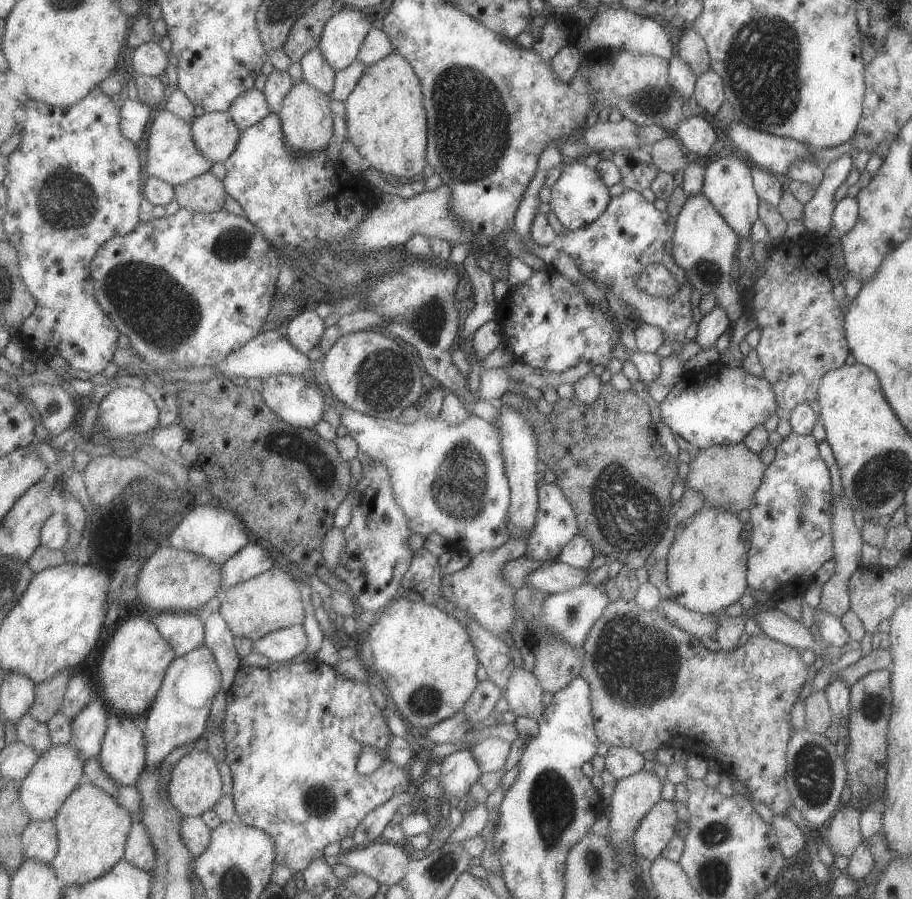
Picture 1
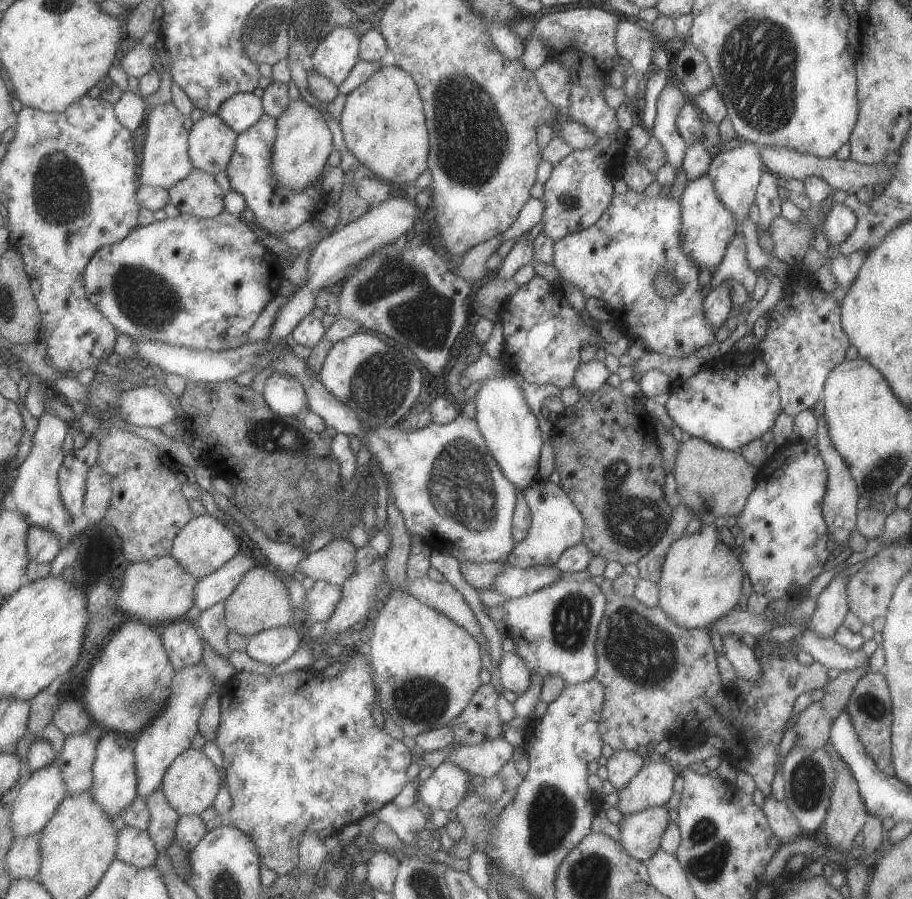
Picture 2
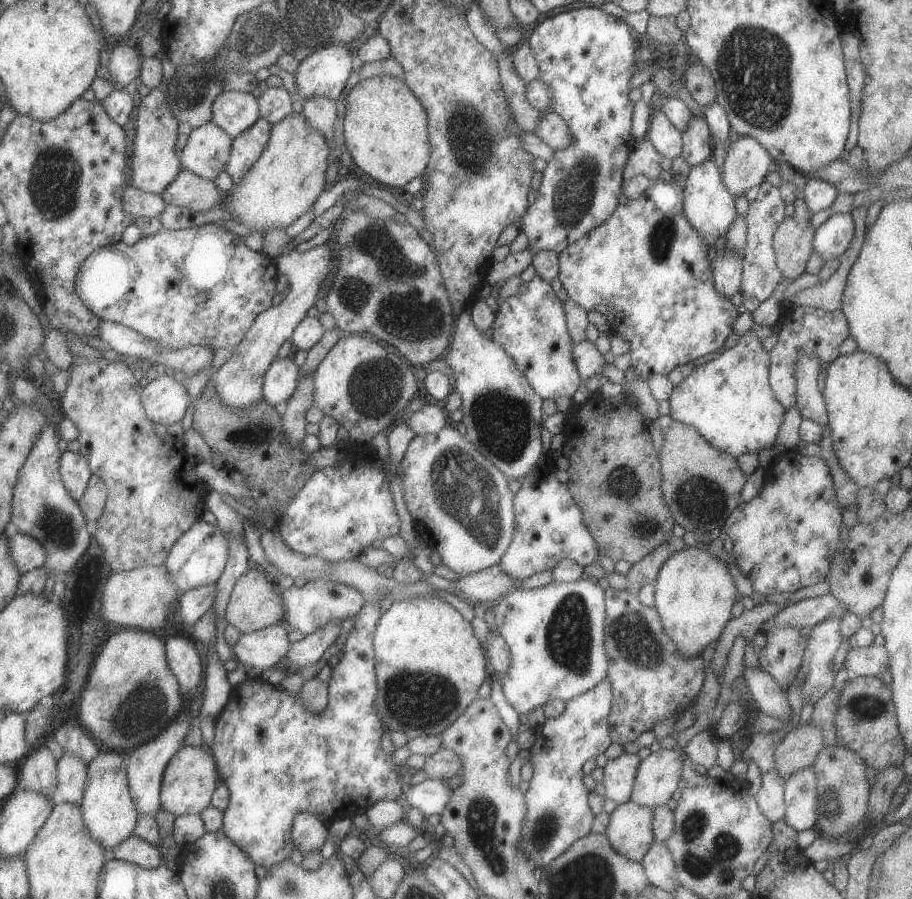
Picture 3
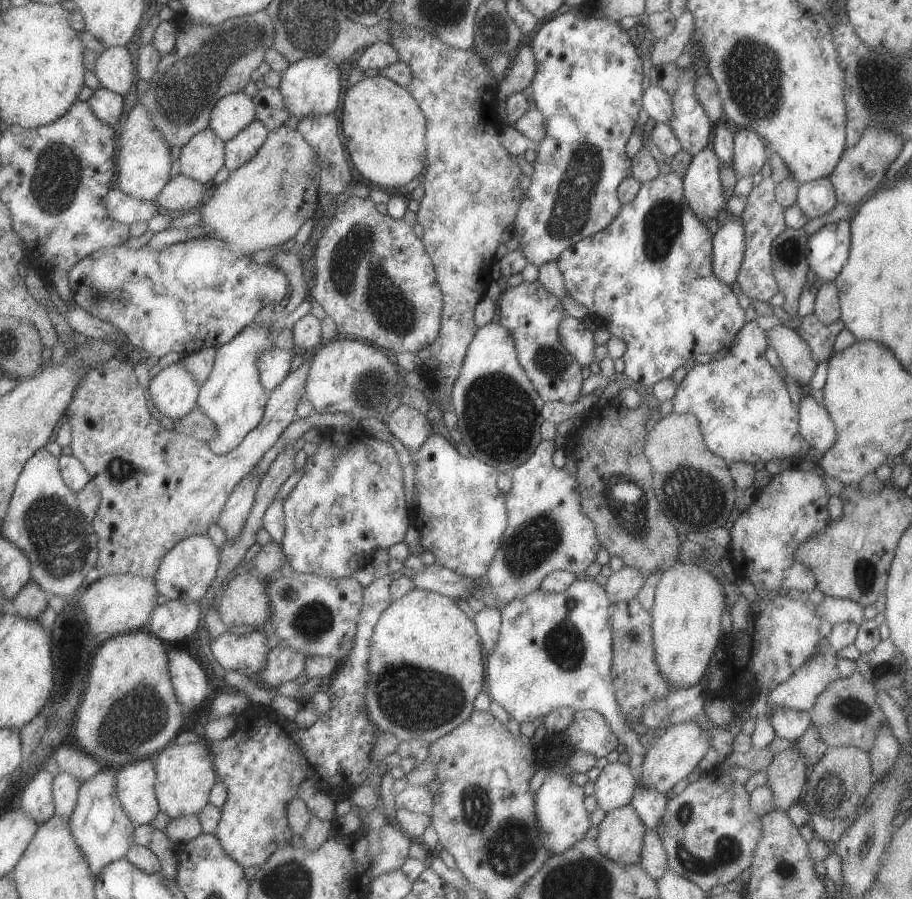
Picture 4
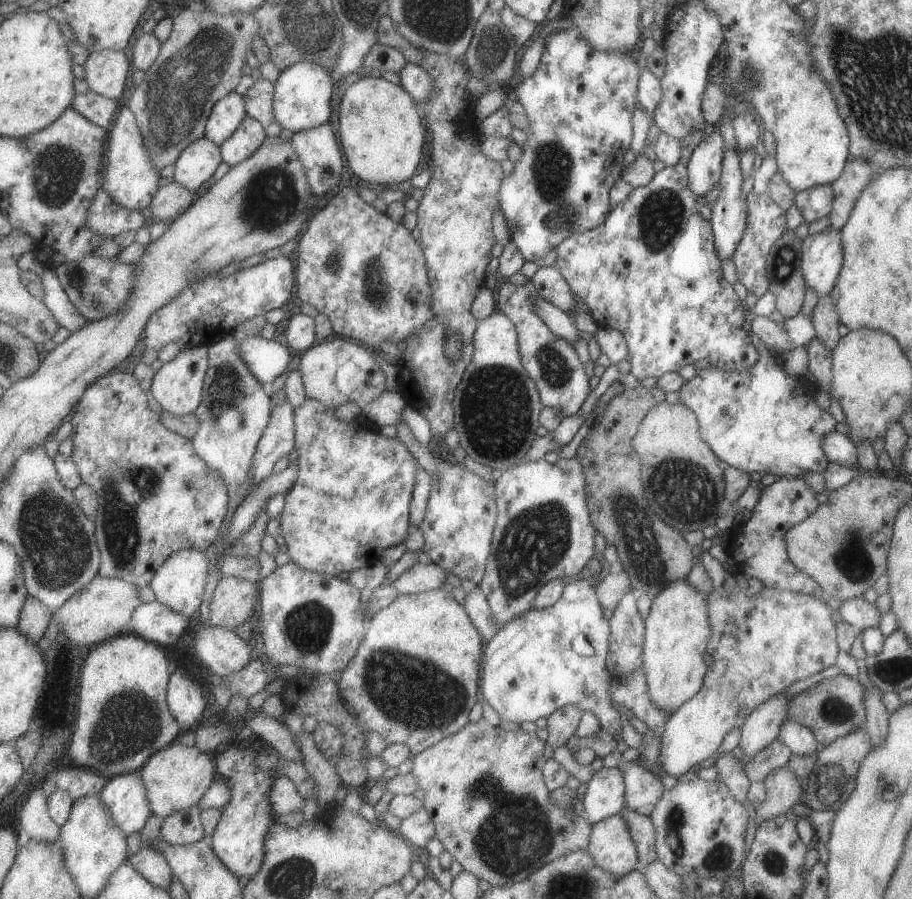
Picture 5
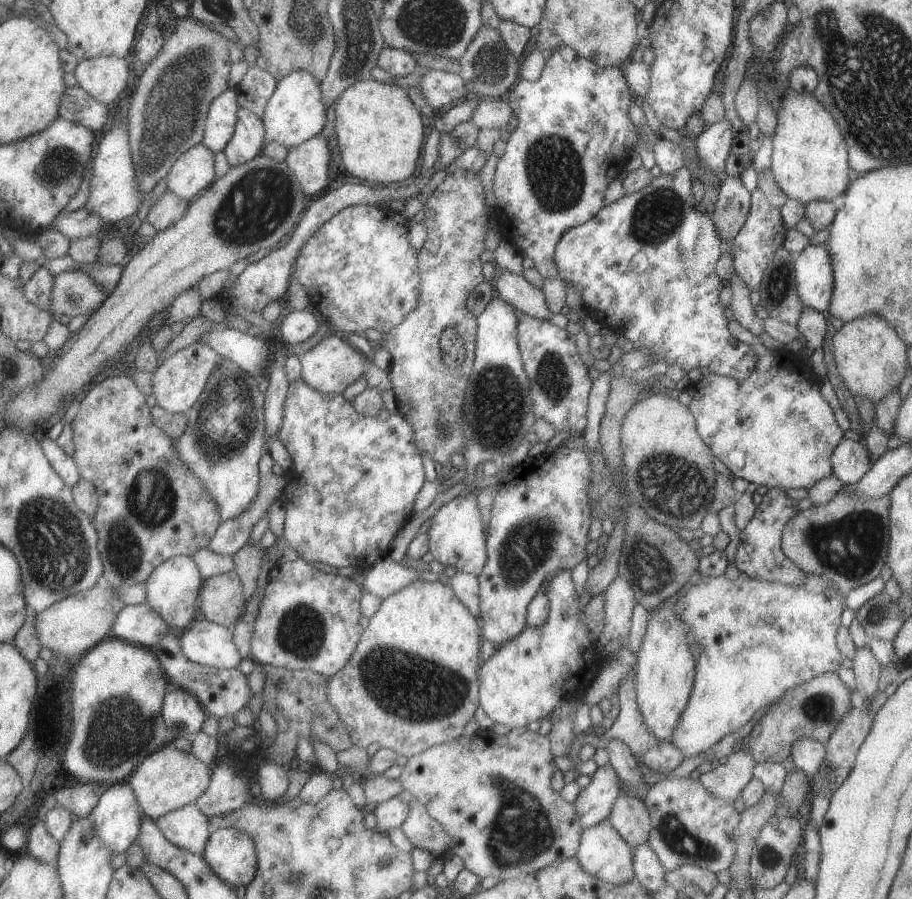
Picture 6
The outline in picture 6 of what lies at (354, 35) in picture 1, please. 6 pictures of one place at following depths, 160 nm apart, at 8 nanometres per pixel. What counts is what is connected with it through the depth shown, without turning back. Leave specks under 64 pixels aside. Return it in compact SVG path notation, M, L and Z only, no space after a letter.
M296 70L280 80L277 90L268 102L263 120L267 141L279 142L287 149L299 146L314 136L319 136L327 124L327 105L324 101L322 82L306 70Z

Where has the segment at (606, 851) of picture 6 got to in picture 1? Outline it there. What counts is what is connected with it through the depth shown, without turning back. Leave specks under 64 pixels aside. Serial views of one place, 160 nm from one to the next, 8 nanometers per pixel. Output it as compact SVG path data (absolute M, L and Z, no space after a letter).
M661 799L653 804L633 834L633 850L645 863L660 856L675 834L675 826L680 820L672 801Z

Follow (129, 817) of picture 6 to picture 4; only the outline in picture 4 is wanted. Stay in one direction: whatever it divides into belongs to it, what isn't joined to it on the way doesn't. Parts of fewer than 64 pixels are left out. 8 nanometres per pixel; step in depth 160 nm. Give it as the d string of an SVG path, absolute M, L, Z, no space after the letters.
M159 754L121 766L117 786L121 802L136 826L148 825L157 818L160 802L156 793Z

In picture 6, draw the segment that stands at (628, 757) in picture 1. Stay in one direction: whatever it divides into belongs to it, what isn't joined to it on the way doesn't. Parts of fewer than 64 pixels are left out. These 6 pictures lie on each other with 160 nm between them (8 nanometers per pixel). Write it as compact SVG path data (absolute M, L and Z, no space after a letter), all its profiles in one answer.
M609 763L598 766L590 775L589 783L579 791L572 803L578 814L578 823L583 829L608 818L613 803L622 792L619 781Z

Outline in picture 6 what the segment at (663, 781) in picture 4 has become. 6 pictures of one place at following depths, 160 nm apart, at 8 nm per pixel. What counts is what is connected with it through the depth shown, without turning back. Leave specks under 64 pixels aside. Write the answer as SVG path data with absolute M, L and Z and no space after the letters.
M724 575L718 577L701 576L699 582L695 586L690 587L686 591L685 596L676 600L673 607L678 617L689 627L691 639L699 644L701 653L694 664L695 672L691 694L685 708L681 711L680 717L677 719L677 724L673 732L668 736L670 745L678 748L683 759L701 754L707 748L719 742L725 734L733 733L740 727L745 726L756 710L774 703L789 688L795 688L798 684L811 680L814 676L819 676L824 672L835 673L842 662L842 656L839 650L837 650L836 634L840 627L839 615L845 608L843 605L844 600L845 596L835 592L831 588L829 581L825 581L822 577L816 577L815 575L806 575L804 583L798 587L784 585L778 582L760 581L749 577L739 577L735 581L731 581L725 578Z

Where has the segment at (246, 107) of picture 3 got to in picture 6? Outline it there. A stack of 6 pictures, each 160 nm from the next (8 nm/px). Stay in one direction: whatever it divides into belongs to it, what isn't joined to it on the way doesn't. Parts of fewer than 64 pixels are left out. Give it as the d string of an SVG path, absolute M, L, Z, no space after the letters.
M228 90L218 96L210 107L208 114L208 126L204 142L215 152L225 150L236 131L240 119L240 94L234 90Z

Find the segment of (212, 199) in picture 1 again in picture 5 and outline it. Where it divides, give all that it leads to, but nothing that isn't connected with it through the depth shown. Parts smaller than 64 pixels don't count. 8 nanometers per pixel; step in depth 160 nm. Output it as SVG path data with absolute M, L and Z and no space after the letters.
M174 180L162 186L154 196L151 204L152 220L173 222L187 212L196 200L195 192Z

